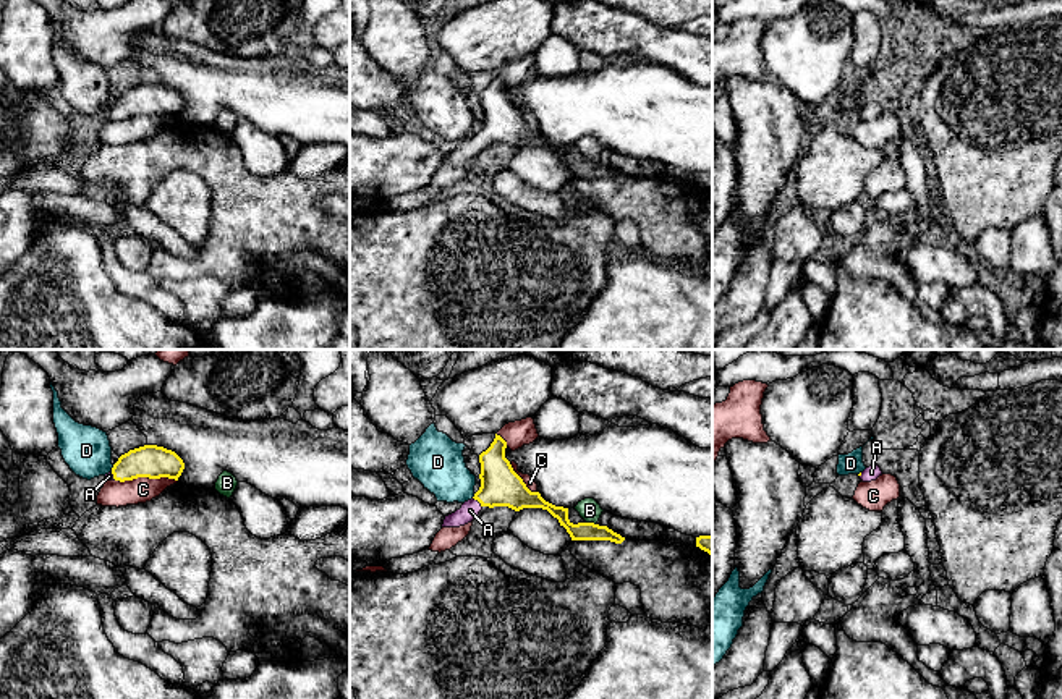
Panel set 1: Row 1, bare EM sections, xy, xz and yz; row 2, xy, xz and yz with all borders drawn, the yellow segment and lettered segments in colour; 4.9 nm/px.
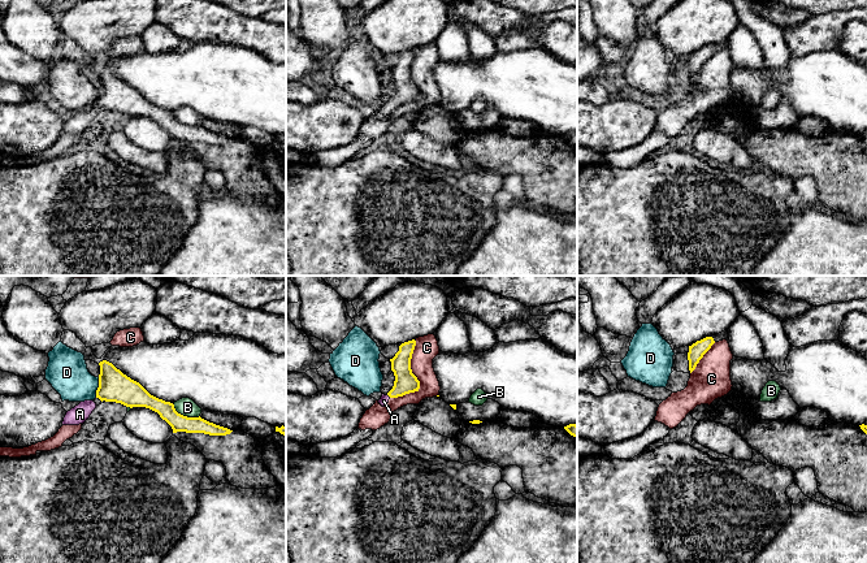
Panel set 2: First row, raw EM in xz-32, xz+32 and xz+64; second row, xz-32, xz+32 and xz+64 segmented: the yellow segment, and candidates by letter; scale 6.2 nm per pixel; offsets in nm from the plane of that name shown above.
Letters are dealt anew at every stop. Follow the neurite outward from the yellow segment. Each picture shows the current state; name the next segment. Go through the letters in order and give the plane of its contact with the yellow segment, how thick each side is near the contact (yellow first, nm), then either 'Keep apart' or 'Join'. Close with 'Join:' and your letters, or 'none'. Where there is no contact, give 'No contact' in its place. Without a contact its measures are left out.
A: Touches yellow in xz. Thickness 200 nm (yellow) against 90 nm. Join
B: Touches yellow in xz. Thickness 100 nm (yellow) against 110 nm. Keep apart
C: Touches yellow in xy. Thickness 170 nm (yellow) against 130 nm. Keep apart
D: Touches yellow in xy. Thickness 170 nm (yellow) against 240 nm. Keep apart
Join: A

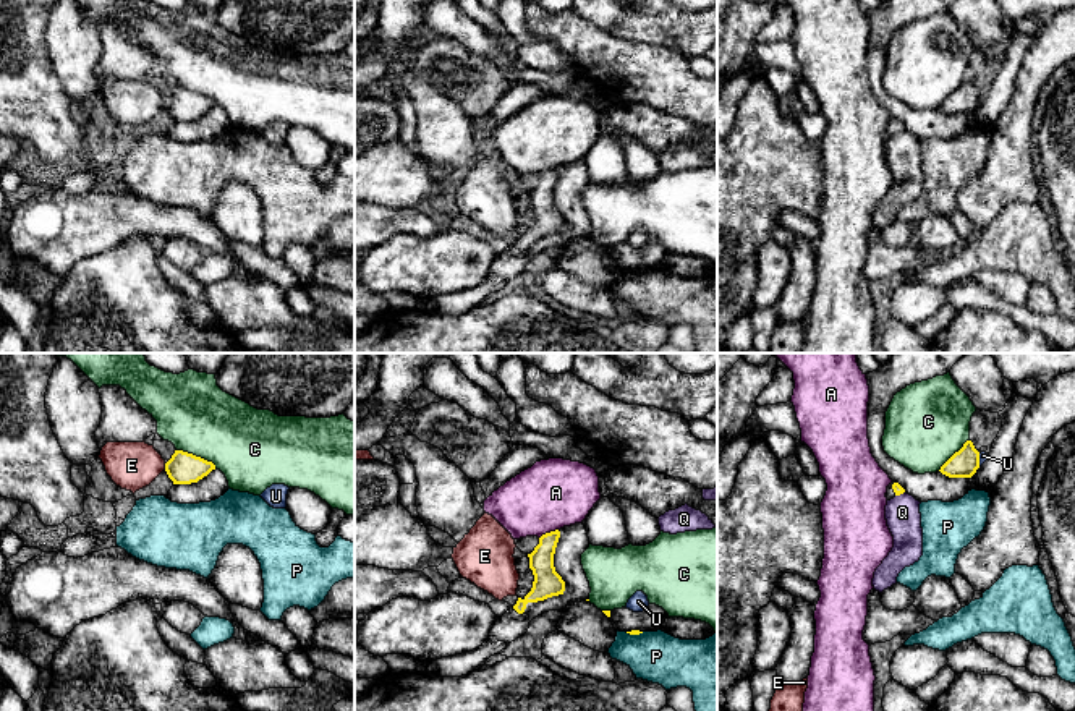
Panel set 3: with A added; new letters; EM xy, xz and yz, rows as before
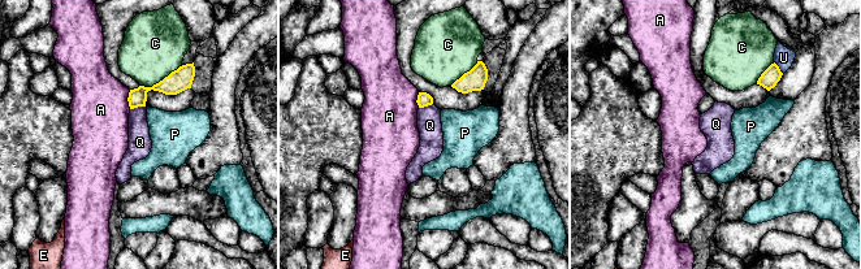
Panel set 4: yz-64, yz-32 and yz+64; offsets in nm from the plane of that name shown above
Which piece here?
A: Touches yellow in xz. Thickness 140 nm (yellow) against 340 nm. Keep apart
C: Touches yellow in xy. Thickness 160 nm (yellow) against 360 nm. Keep apart
E: Touches yellow in xy. Thickness 160 nm (yellow) against 240 nm. Keep apart
P: Touches yellow in xz. Thickness 30 nm (yellow) against 260 nm. Keep apart
Q: Touches yellow in yz. Thickness 50 nm (yellow) against 170 nm. Keep apart
U: Touches yellow in yz. Thickness 140 nm (yellow) against 50 nm. Keep apart
Join: none

